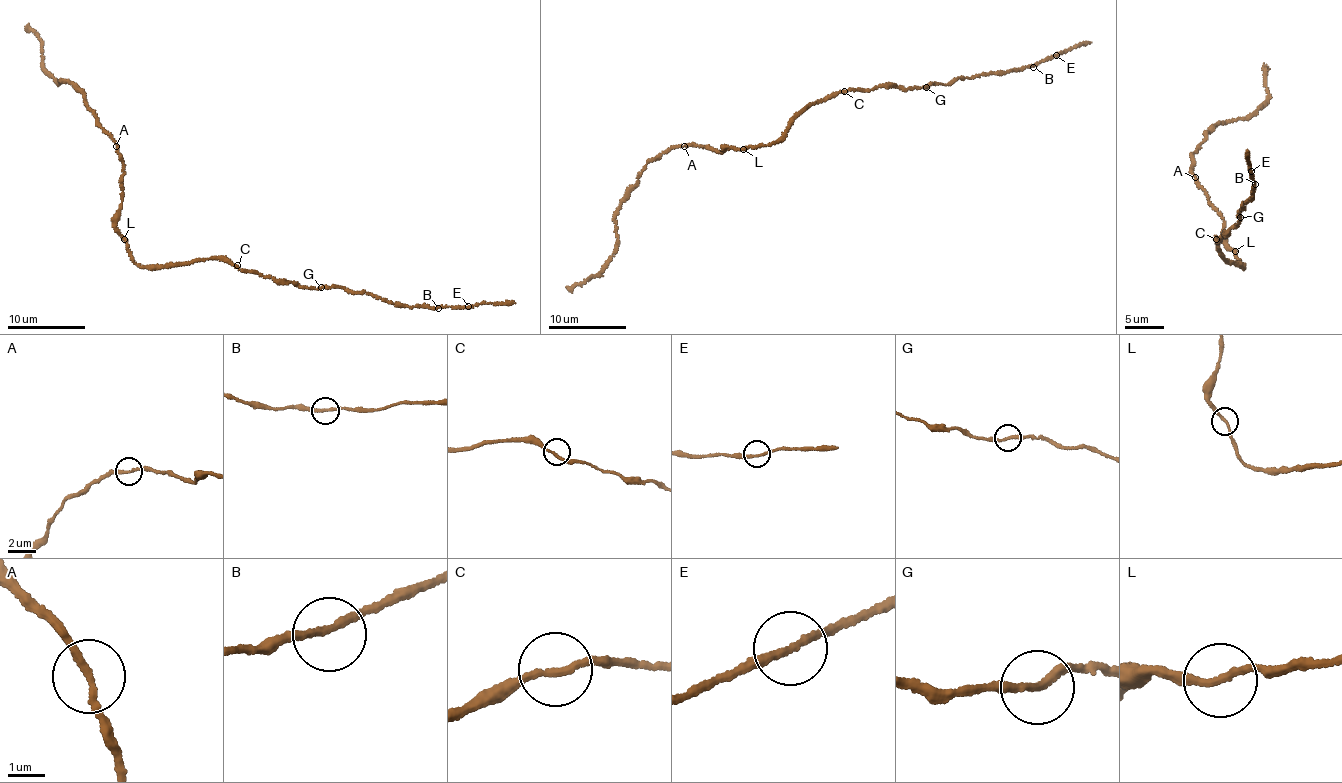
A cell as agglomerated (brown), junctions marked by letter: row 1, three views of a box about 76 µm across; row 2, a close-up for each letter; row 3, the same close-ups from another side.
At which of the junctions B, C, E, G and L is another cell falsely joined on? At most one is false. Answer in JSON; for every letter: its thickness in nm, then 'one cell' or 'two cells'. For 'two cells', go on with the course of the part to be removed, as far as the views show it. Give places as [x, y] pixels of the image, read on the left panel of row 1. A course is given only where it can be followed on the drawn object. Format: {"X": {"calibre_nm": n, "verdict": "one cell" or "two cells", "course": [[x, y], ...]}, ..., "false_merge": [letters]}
{"B": {"calibre_nm": 200, "verdict": "one cell"}, "C": {"calibre_nm": 190, "verdict": "one cell"}, "E": {"calibre_nm": 200, "verdict": "one cell"}, "G": {"calibre_nm": 220, "verdict": "one cell"}, "L": {"calibre_nm": 200, "verdict": "one cell"}, "false_merge": []}

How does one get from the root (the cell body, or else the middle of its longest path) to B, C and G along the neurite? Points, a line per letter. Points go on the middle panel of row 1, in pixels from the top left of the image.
B: (785, 130), (788, 122), (813, 103), (849, 88), (912, 90), (1033, 67)
C: (785, 130), (788, 122), (813, 103), (844, 91)
G: (785, 130), (788, 122), (813, 103), (849, 88), (869, 92), (880, 86), (912, 90), (926, 87)

